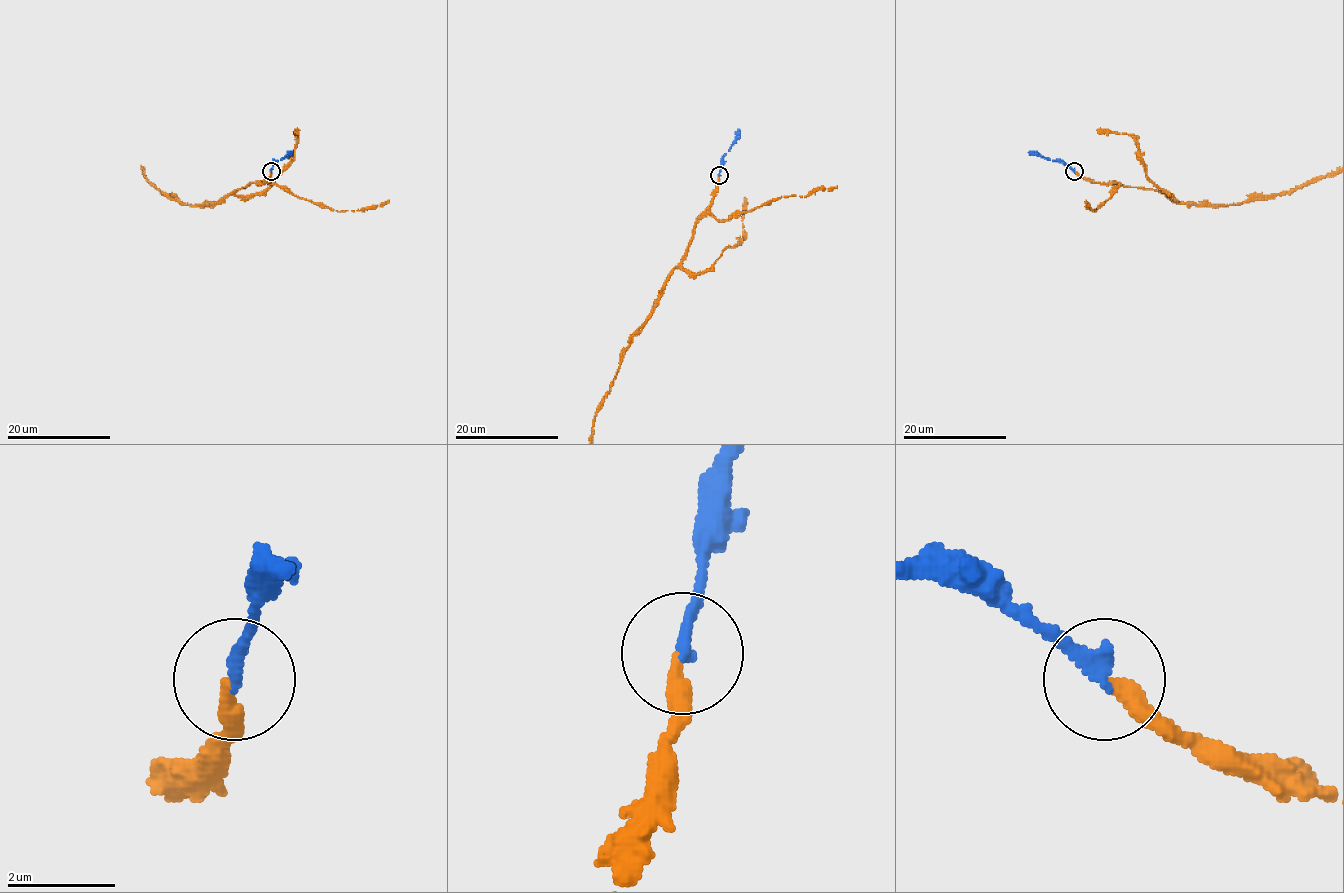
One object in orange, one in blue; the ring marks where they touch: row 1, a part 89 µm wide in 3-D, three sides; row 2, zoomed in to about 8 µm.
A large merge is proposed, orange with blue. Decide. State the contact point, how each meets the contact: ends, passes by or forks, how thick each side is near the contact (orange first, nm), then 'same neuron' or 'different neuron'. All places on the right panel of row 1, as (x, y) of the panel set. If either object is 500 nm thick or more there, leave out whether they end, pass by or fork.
(1074, 171) | orange ends | blue ends | 280/280 nm | same neuron

